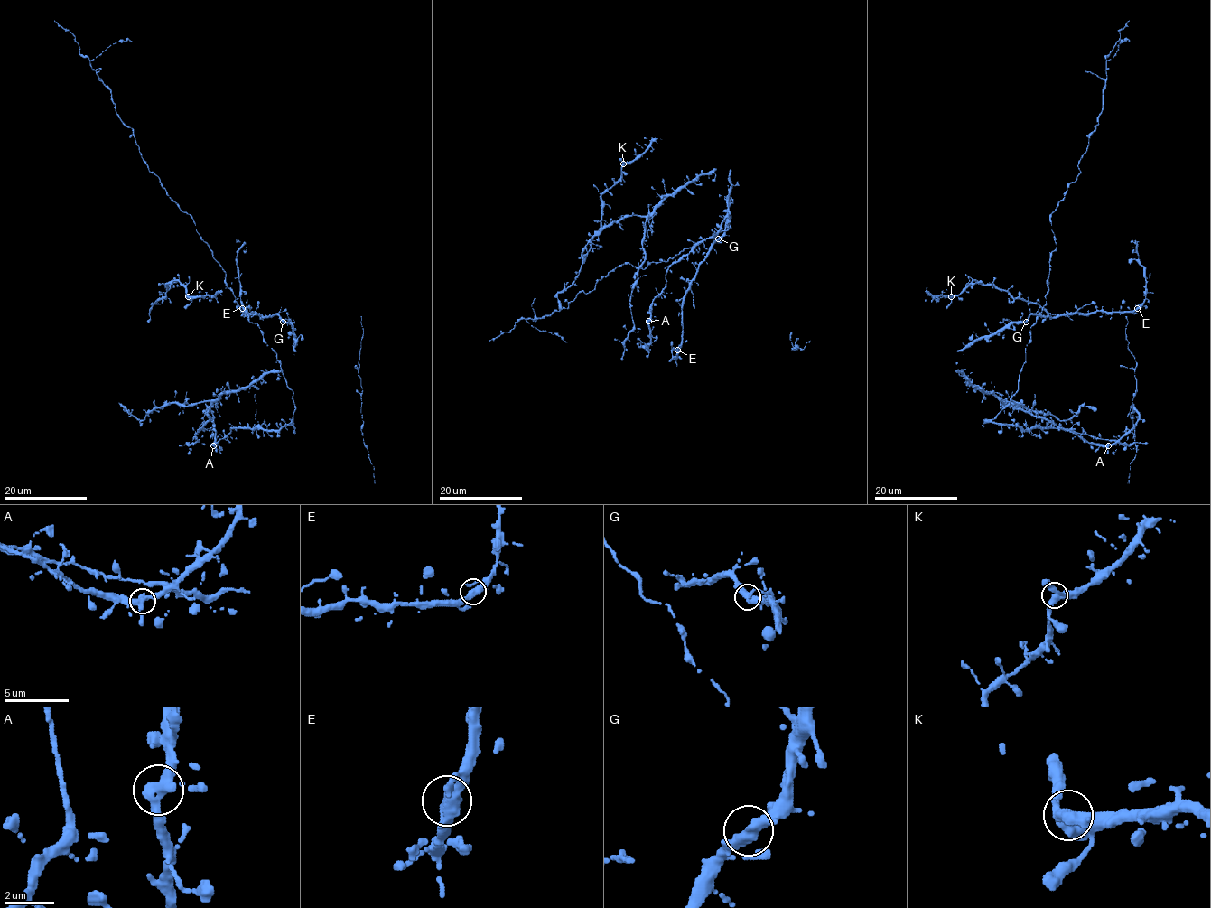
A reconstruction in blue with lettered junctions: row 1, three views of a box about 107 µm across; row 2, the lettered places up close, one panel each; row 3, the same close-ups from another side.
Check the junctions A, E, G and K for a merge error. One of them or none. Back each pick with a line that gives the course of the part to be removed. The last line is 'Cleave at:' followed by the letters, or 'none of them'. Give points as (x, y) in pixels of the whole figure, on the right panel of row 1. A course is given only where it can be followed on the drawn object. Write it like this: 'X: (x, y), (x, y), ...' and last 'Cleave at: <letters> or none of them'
Cleave at: none of them

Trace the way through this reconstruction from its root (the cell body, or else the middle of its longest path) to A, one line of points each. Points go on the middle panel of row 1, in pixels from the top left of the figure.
A: (730, 219), (728, 204), (728, 214), (721, 228), (670, 266), (666, 273), (665, 287), (654, 300), (648, 321)

